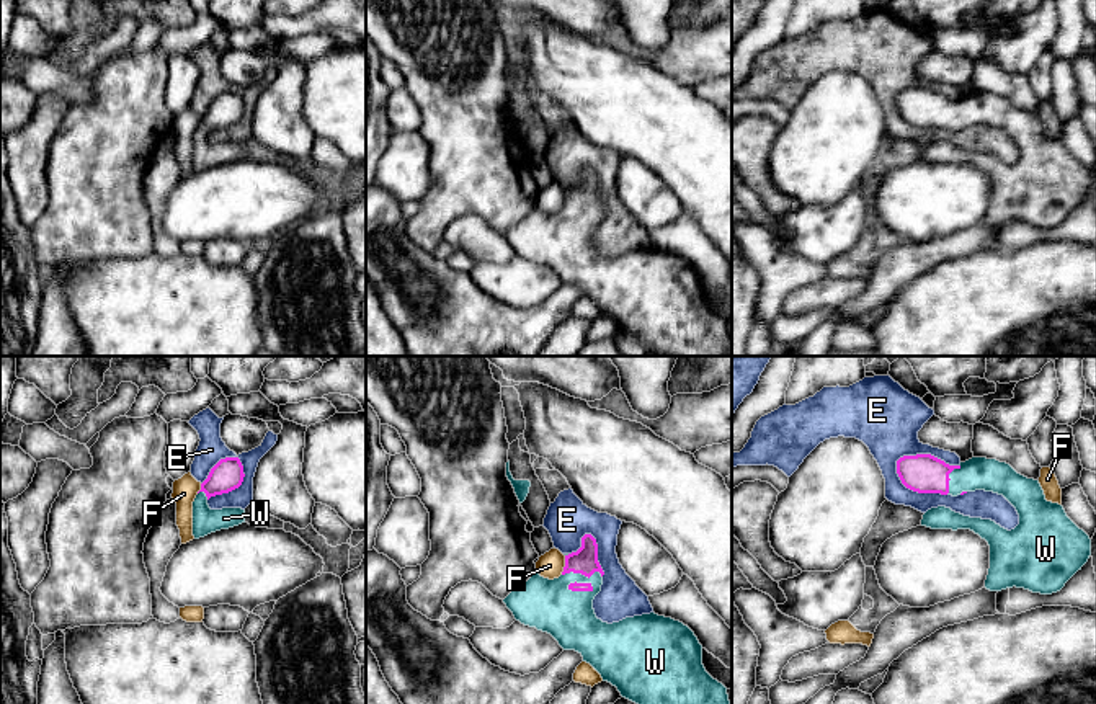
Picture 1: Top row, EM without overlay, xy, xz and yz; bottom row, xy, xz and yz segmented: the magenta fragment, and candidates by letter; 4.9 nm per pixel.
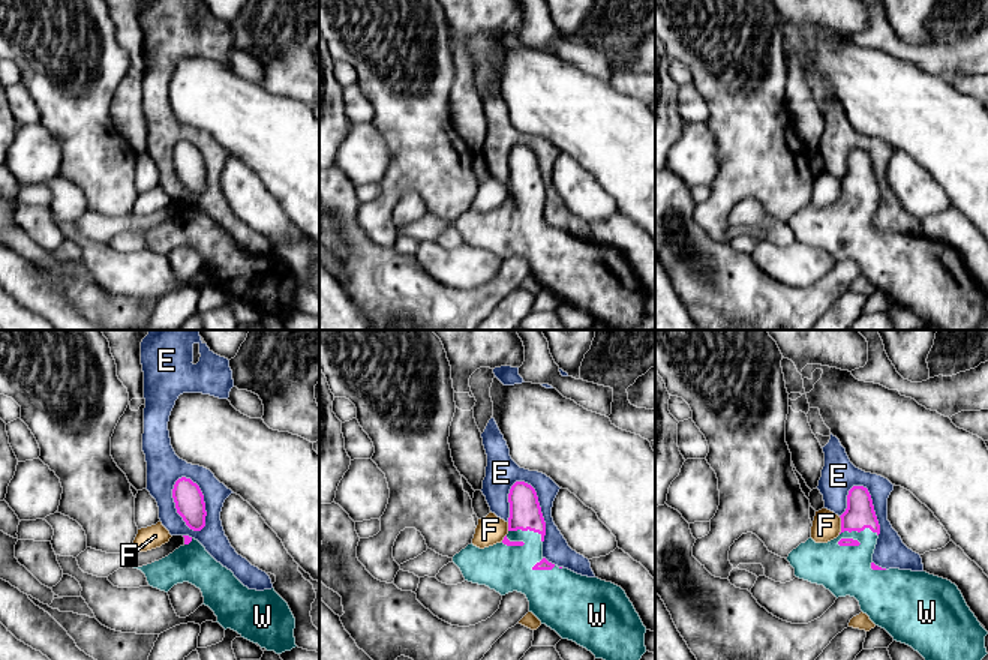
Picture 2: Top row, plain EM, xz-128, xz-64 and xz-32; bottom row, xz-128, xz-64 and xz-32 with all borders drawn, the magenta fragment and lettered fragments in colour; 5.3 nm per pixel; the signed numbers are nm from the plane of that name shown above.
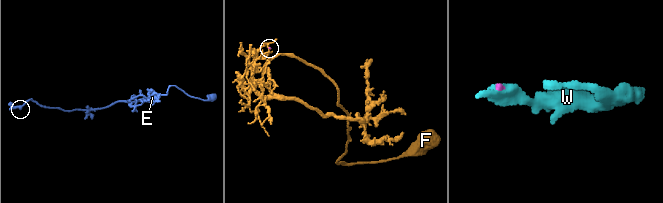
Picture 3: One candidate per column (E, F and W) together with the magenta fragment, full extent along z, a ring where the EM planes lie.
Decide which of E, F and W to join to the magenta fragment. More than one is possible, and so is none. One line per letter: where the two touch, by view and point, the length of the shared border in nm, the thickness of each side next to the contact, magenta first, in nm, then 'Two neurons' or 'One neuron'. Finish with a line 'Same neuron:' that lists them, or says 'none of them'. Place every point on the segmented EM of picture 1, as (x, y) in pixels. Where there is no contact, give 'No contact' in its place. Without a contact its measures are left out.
E: Touches magenta at yz (922, 454). Shared border 320 nm. Thickness 190 nm (magenta) against 320 nm. Two neurons
F: Touches magenta at xz (565, 565). Shared border 100 nm. Thickness 130 nm (magenta) against 130 nm. Two neurons
W: Touches magenta at xz (580, 590). Shared border 140 nm. Thickness 50 nm (magenta) against 260 nm. One neuron
Same neuron: W

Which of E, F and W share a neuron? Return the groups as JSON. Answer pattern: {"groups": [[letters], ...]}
{"groups": [["E"], ["F"], ["W"]]}

